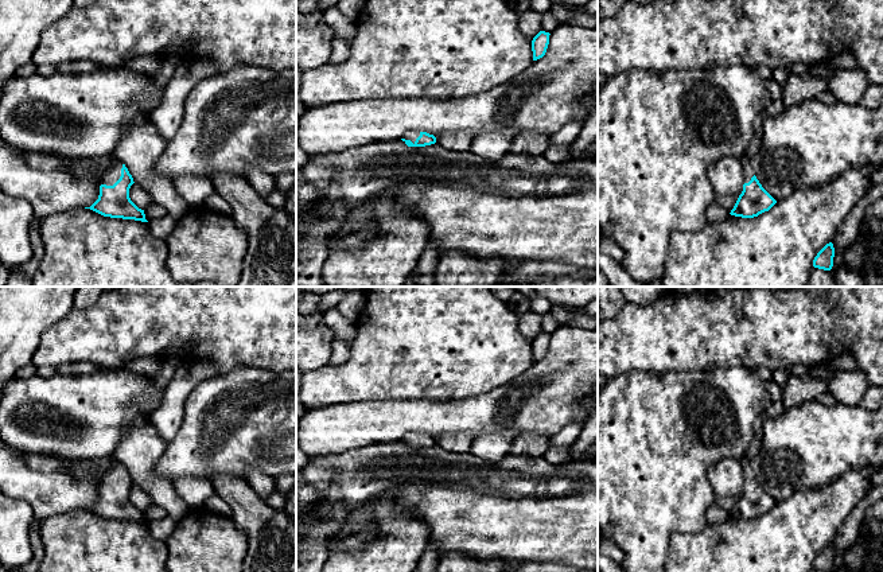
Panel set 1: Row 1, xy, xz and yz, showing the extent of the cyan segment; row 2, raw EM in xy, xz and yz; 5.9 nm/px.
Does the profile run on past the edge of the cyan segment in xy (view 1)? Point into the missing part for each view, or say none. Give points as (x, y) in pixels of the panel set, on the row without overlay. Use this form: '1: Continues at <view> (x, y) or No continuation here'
1: Continues at xy (112, 477)

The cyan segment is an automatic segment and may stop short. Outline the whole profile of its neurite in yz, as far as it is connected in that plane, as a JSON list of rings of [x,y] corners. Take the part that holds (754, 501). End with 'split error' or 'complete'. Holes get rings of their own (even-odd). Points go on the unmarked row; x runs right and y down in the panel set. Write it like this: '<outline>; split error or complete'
[[[747,458],[740,459],[743,467],[744,486],[731,517],[742,520],[754,520],[769,513],[777,502],[762,489],[754,475],[754,470]]]; split error

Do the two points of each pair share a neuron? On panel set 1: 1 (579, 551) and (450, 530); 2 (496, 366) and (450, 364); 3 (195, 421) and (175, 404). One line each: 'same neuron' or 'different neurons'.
1: same neuron
2: same neuron
3: different neurons

